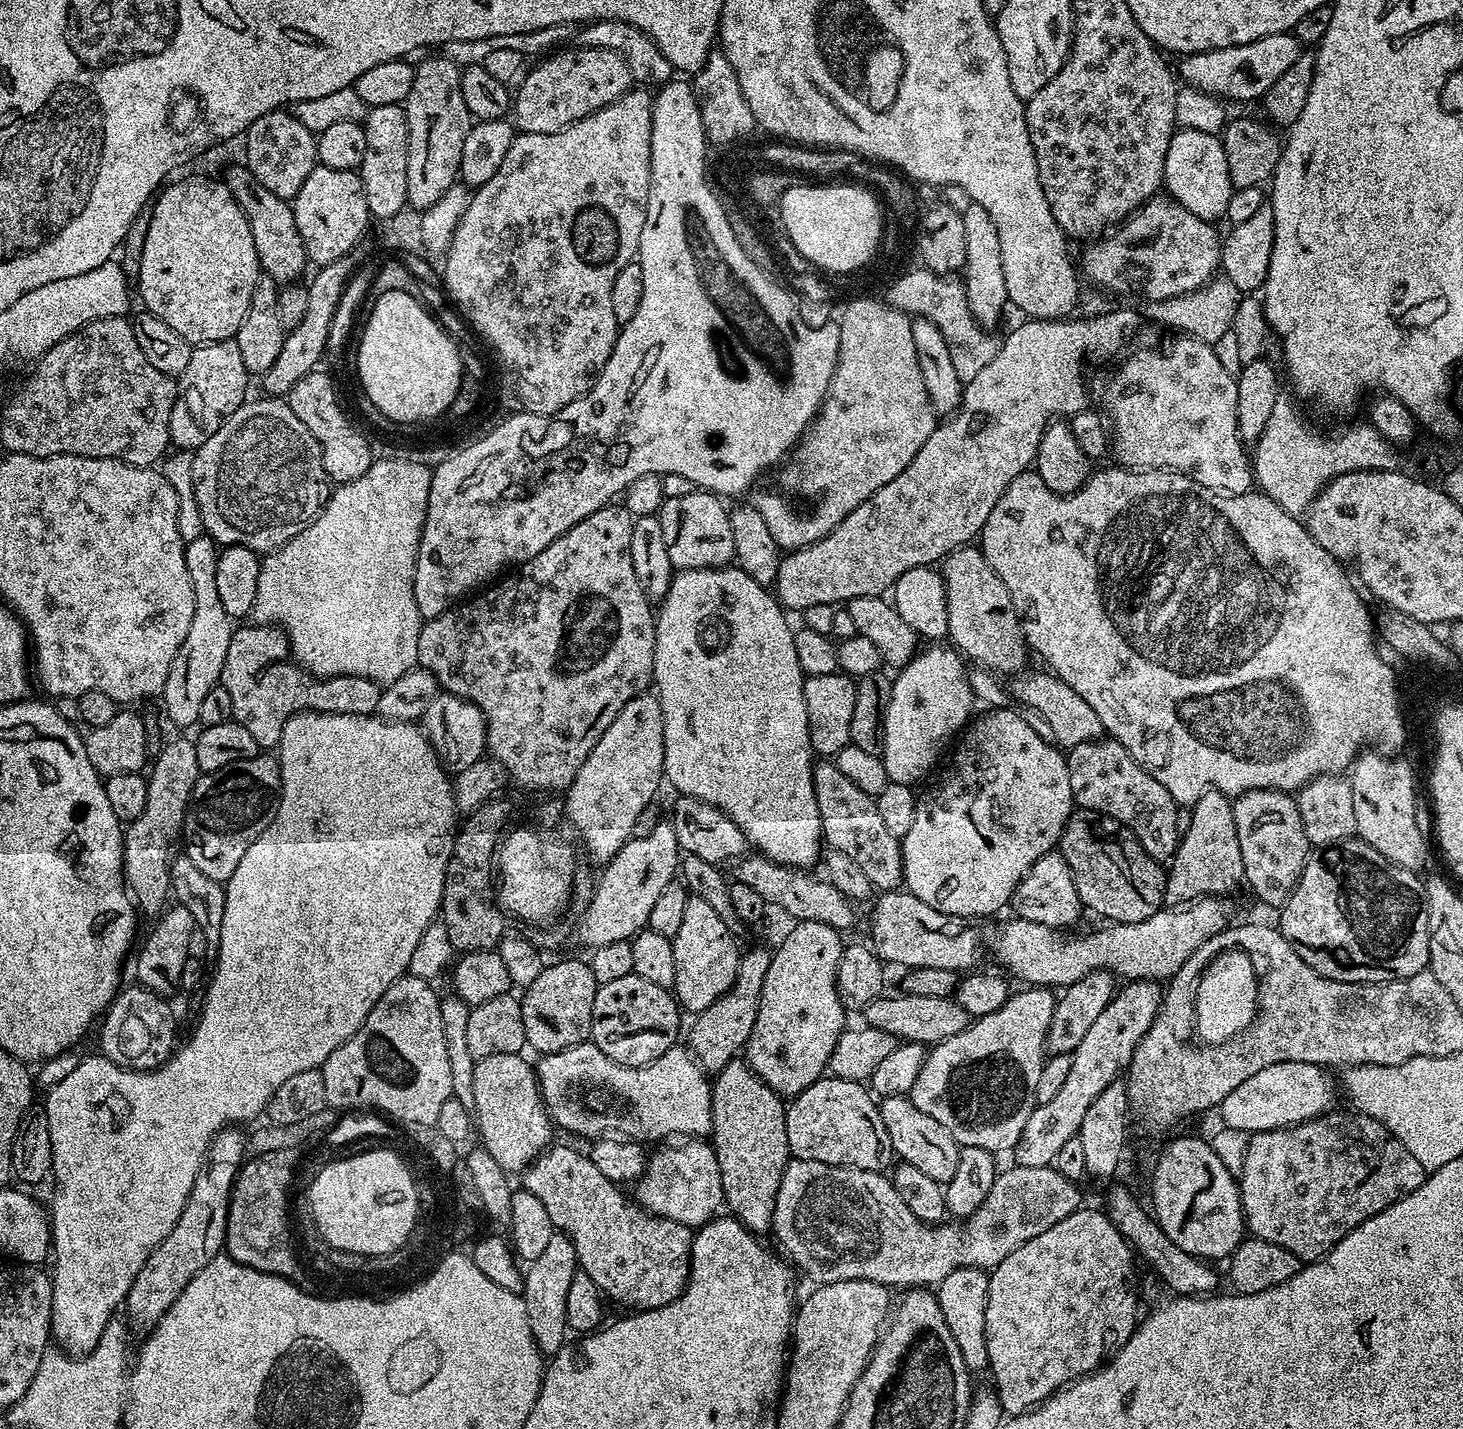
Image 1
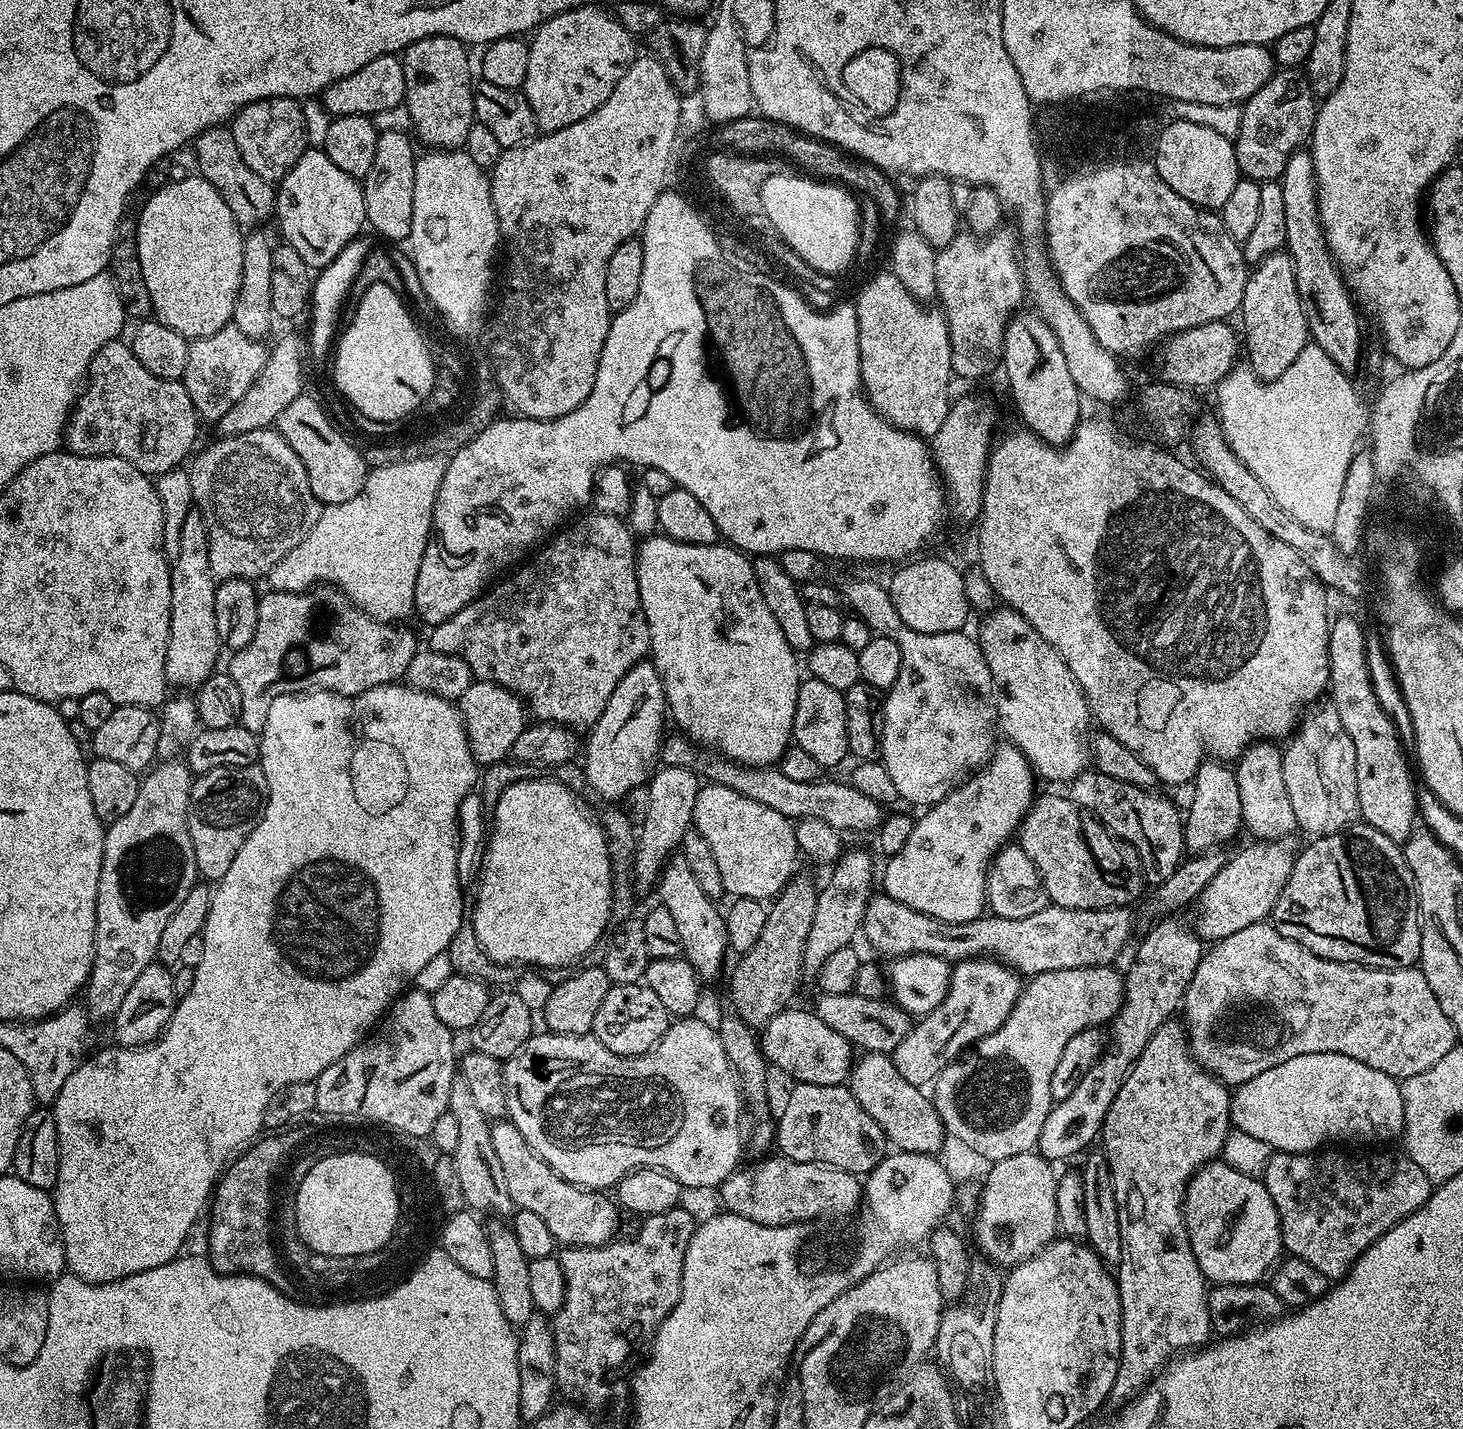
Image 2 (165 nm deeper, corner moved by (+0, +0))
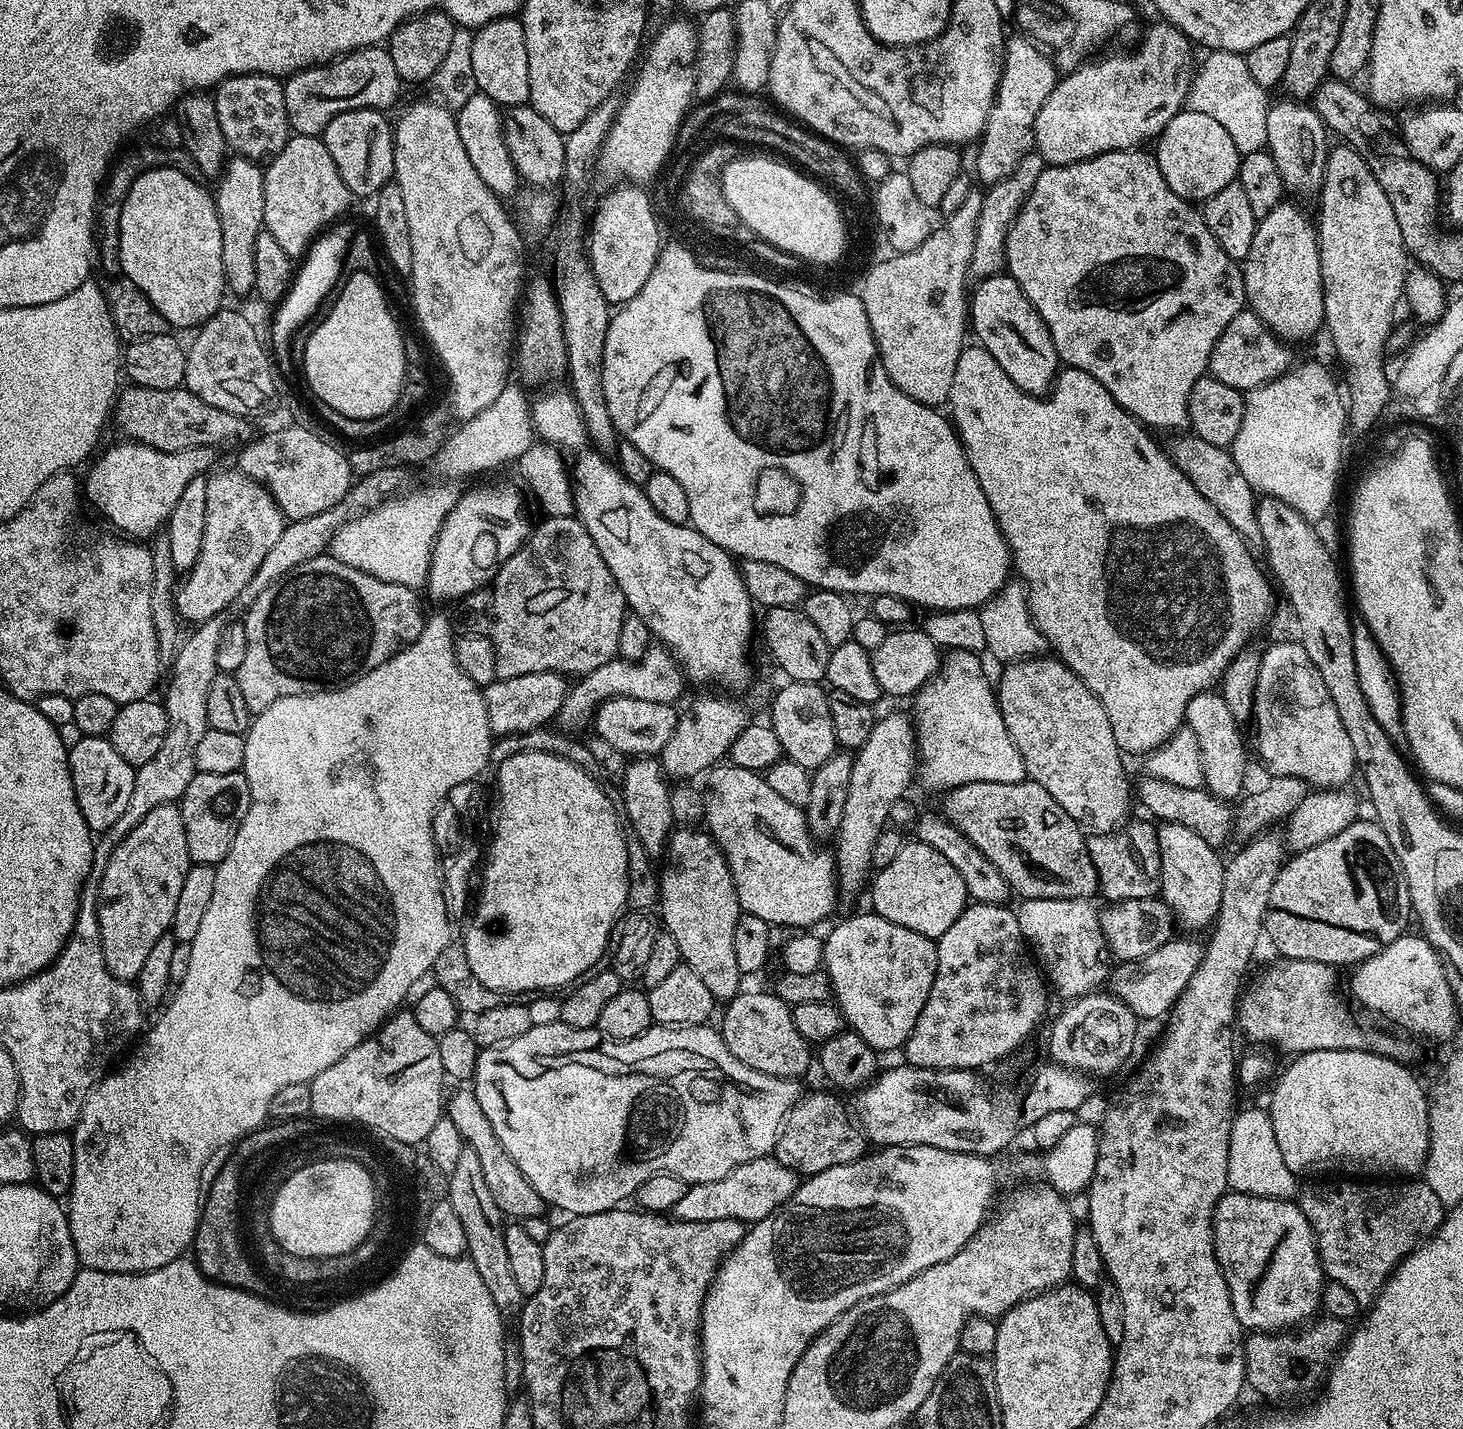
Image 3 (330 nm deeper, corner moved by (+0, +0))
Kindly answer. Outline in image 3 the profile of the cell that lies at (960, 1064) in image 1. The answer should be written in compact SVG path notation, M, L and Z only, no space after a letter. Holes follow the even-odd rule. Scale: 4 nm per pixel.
M1173 938L1158 946L1158 950L1146 954L1146 958L1117 963L1110 972L1111 995L1130 1006L1132 1013L1141 1021L1167 1017L1178 1002L1182 990L1186 990L1190 978L1194 978L1194 970L1198 970L1204 957L1204 947L1201 941Z

